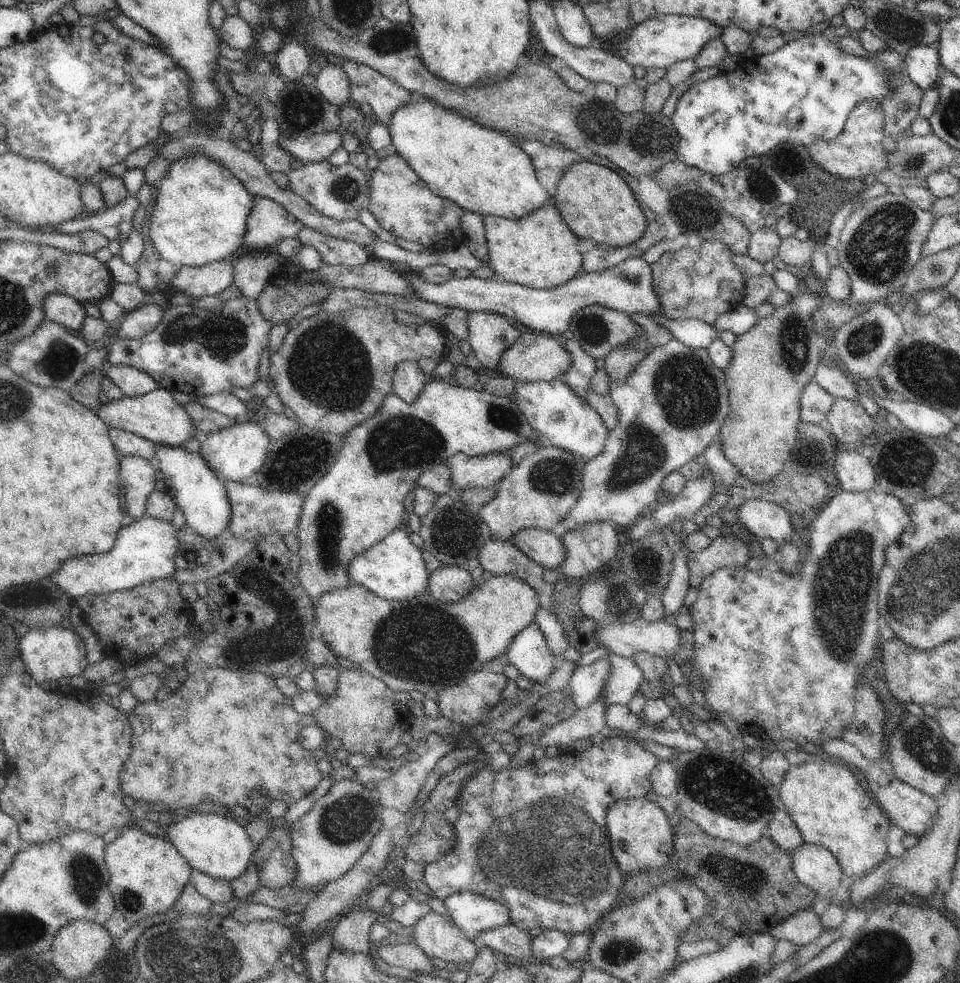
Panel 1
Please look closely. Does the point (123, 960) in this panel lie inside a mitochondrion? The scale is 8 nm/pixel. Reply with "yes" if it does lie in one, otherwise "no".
yes

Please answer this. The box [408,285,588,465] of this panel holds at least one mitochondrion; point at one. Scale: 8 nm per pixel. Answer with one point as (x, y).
(501, 416)

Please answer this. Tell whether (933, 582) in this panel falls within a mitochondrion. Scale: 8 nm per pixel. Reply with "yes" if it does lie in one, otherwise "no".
yes

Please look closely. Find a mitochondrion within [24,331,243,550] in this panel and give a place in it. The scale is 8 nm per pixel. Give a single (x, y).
(58, 360)

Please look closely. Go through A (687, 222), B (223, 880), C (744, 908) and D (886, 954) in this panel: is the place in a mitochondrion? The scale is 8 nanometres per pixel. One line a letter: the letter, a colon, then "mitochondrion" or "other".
A: other
B: other
C: other
D: mitochondrion

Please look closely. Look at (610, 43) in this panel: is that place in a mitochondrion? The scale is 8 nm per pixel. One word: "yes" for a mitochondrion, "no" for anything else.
no

